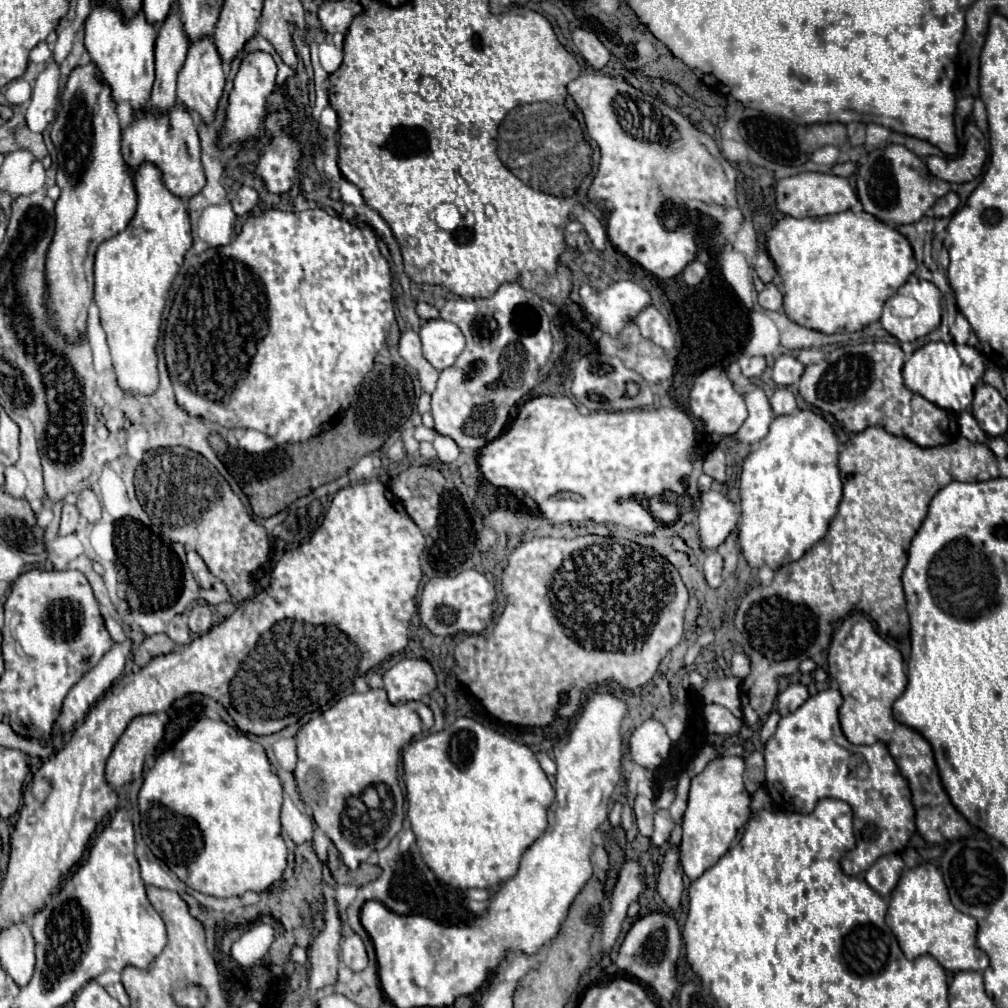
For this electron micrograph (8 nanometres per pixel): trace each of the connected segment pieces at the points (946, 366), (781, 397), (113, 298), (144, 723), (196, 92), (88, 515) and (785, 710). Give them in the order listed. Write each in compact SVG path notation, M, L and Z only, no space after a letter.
M928 342L926 346L918 348L902 368L904 384L908 390L924 396L938 408L952 412L962 412L972 404L974 386L981 380L982 374L984 374L984 356L976 348L966 344L946 346L944 342Z
M776 388L774 396L770 398L770 406L774 416L784 416L784 414L794 414L796 408L796 398L788 388Z
M142 164L134 176L134 186L138 194L138 210L124 232L102 242L96 250L94 280L96 280L96 306L100 308L100 322L108 338L114 370L118 376L118 386L128 394L154 394L158 388L158 354L156 342L160 336L162 310L166 306L172 282L184 262L184 254L192 246L190 220L184 200L166 190L162 182L162 172L152 164Z
M156 714L136 716L128 724L106 764L106 780L110 786L118 788L142 776L146 754L162 740L164 726L166 722Z
M204 38L196 44L190 44L188 48L188 56L184 62L184 68L178 74L178 102L188 110L198 114L198 118L206 124L210 124L214 120L214 114L218 110L218 102L224 94L224 84L226 84L226 76L222 70L222 60L216 52L216 46L210 38Z
M88 488L88 490L84 490L80 496L78 496L78 510L80 510L80 514L88 520L88 522L96 522L98 518L100 518L100 510L102 510L102 506L100 506L100 500L96 498L96 494Z
M790 684L784 692L778 694L778 712L782 716L794 712L808 700L808 688L804 684Z

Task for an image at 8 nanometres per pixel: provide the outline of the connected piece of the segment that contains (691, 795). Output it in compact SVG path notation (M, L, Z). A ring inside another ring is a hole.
M718 756L690 782L680 844L680 866L690 880L700 878L720 856L728 852L738 830L750 818L750 794L744 788L742 774L744 760L740 756Z

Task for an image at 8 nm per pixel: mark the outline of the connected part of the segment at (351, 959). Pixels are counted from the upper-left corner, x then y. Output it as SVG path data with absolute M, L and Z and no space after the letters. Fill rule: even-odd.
M358 934L344 938L344 942L342 942L342 962L346 966L350 966L352 970L360 970L362 964L366 962L366 958L362 958L362 954L366 954L366 948L364 948L364 942Z

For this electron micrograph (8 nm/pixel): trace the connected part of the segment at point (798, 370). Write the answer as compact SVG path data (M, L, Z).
M784 354L780 356L776 362L774 362L774 368L772 368L772 380L778 384L778 386L792 386L800 380L804 372L804 366L790 354Z

